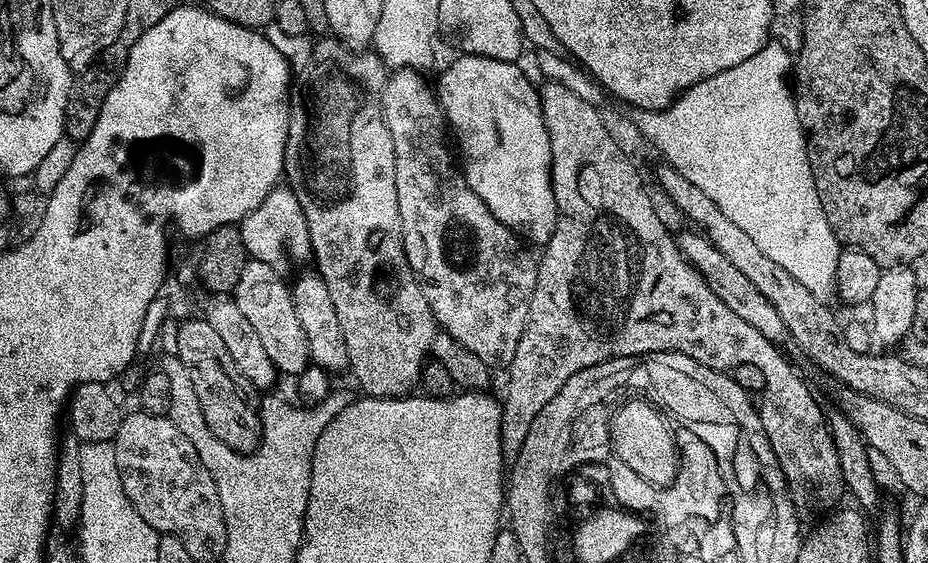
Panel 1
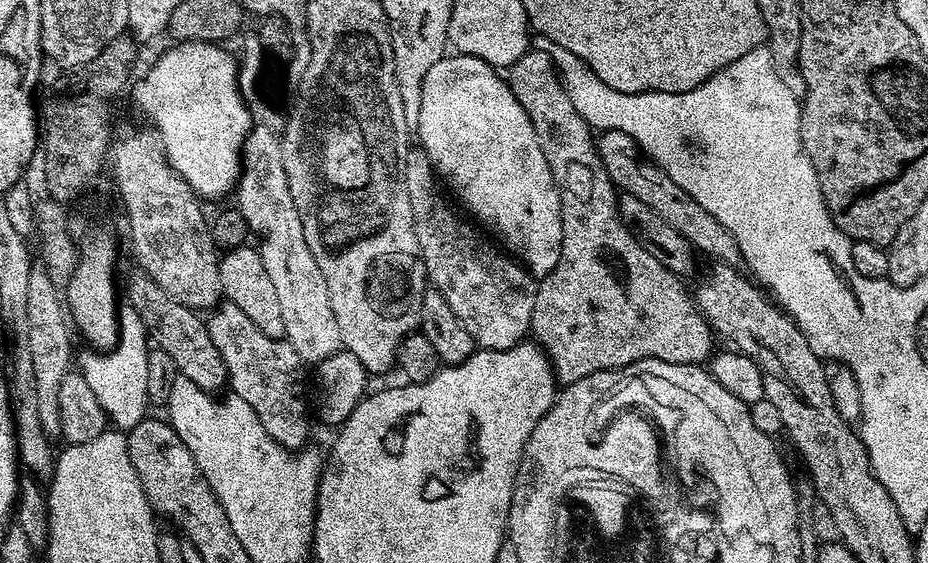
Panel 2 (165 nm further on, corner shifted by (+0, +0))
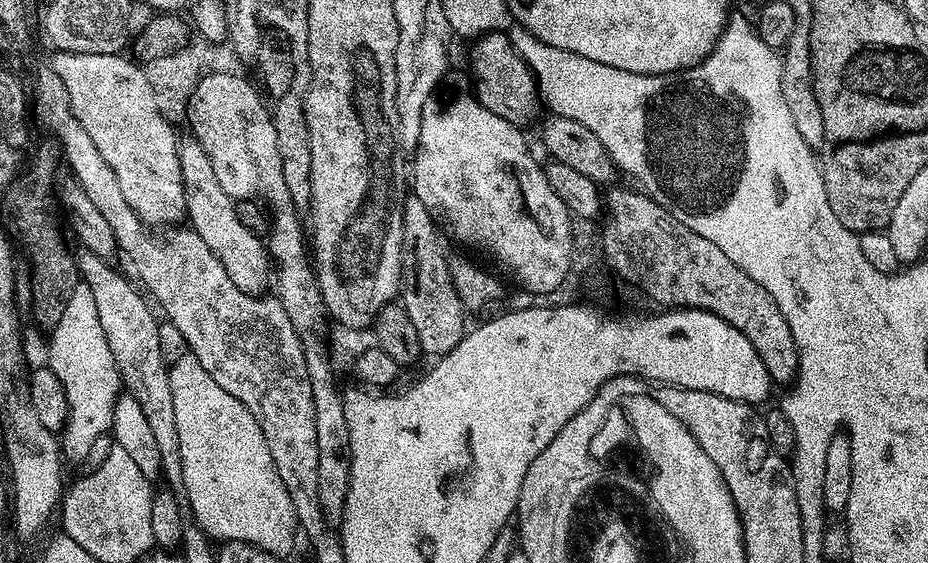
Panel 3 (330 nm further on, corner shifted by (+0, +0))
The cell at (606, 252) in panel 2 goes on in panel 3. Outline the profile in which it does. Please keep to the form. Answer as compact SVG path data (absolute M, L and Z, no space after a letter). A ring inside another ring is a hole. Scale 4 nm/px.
M507 31L486 32L475 41L472 48L472 76L477 80L474 95L476 101L490 114L498 114L498 118L506 118L506 122L517 126L525 126L542 112L540 91L536 89L536 77L528 69L528 64L514 50Z

